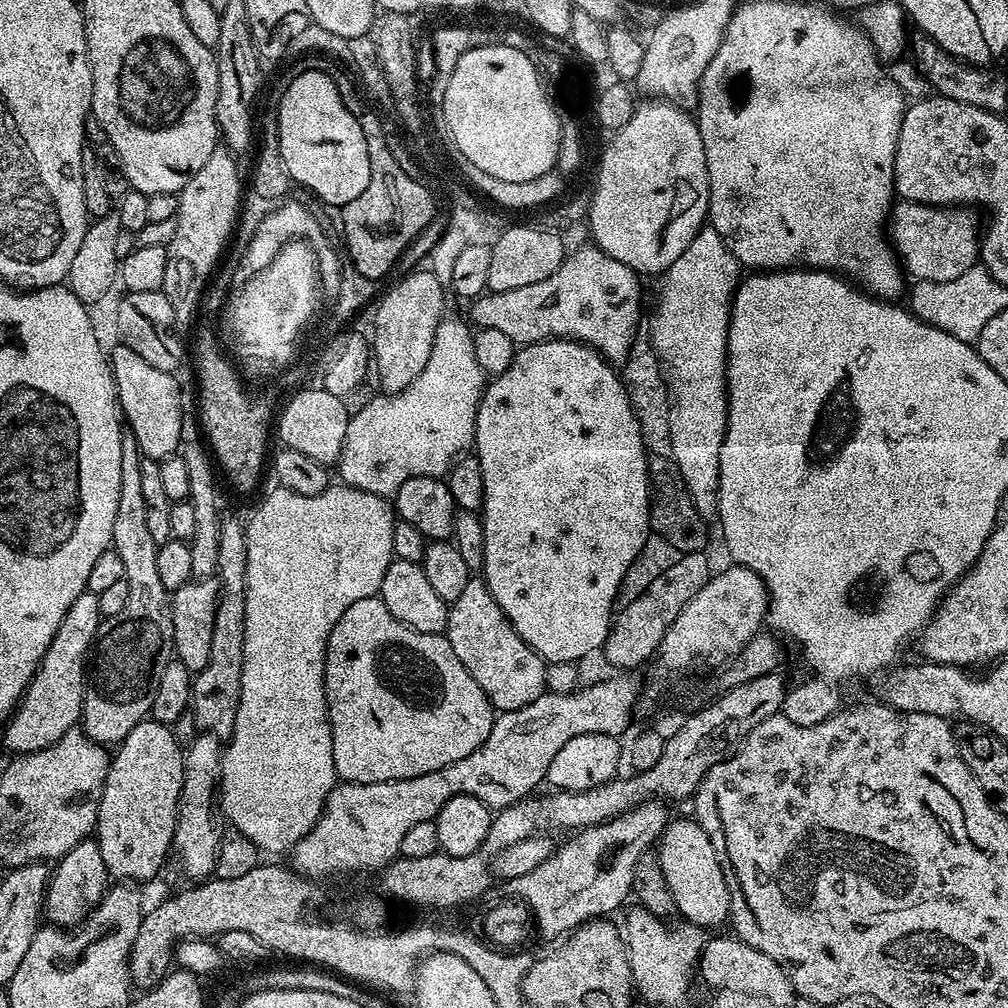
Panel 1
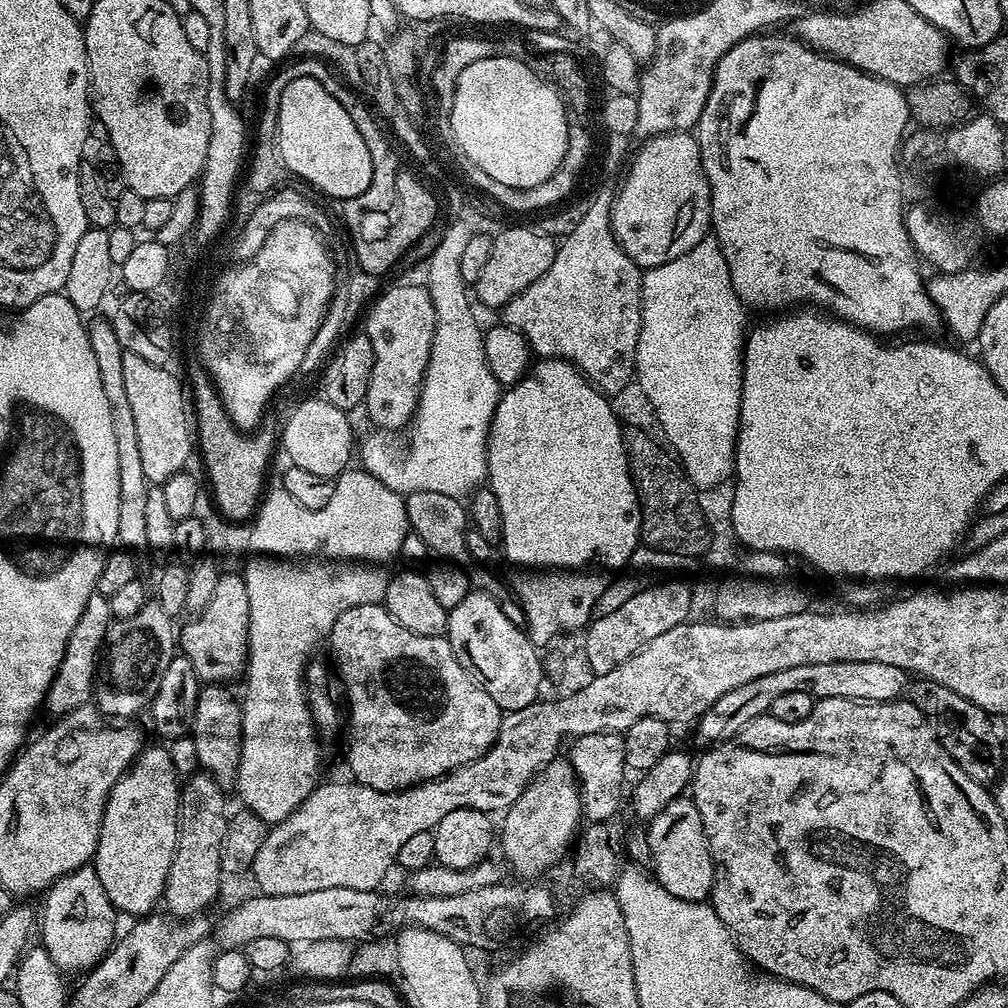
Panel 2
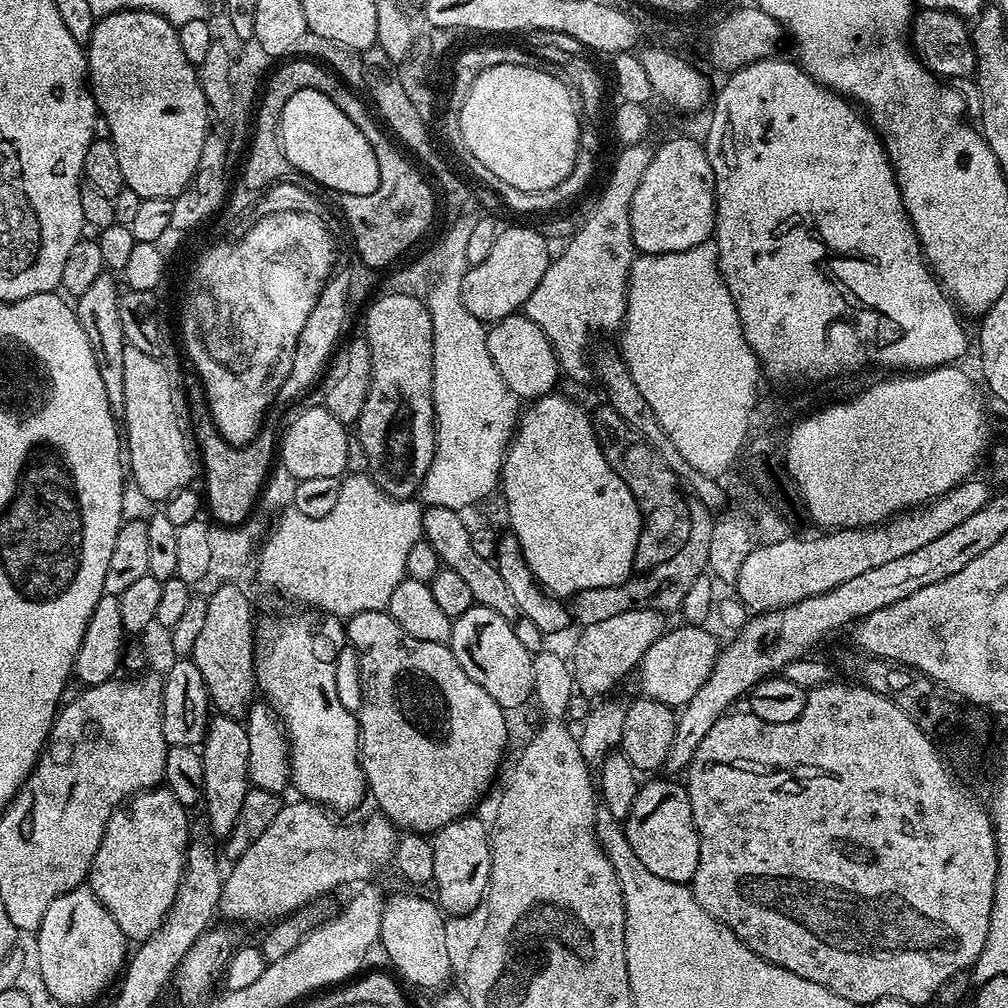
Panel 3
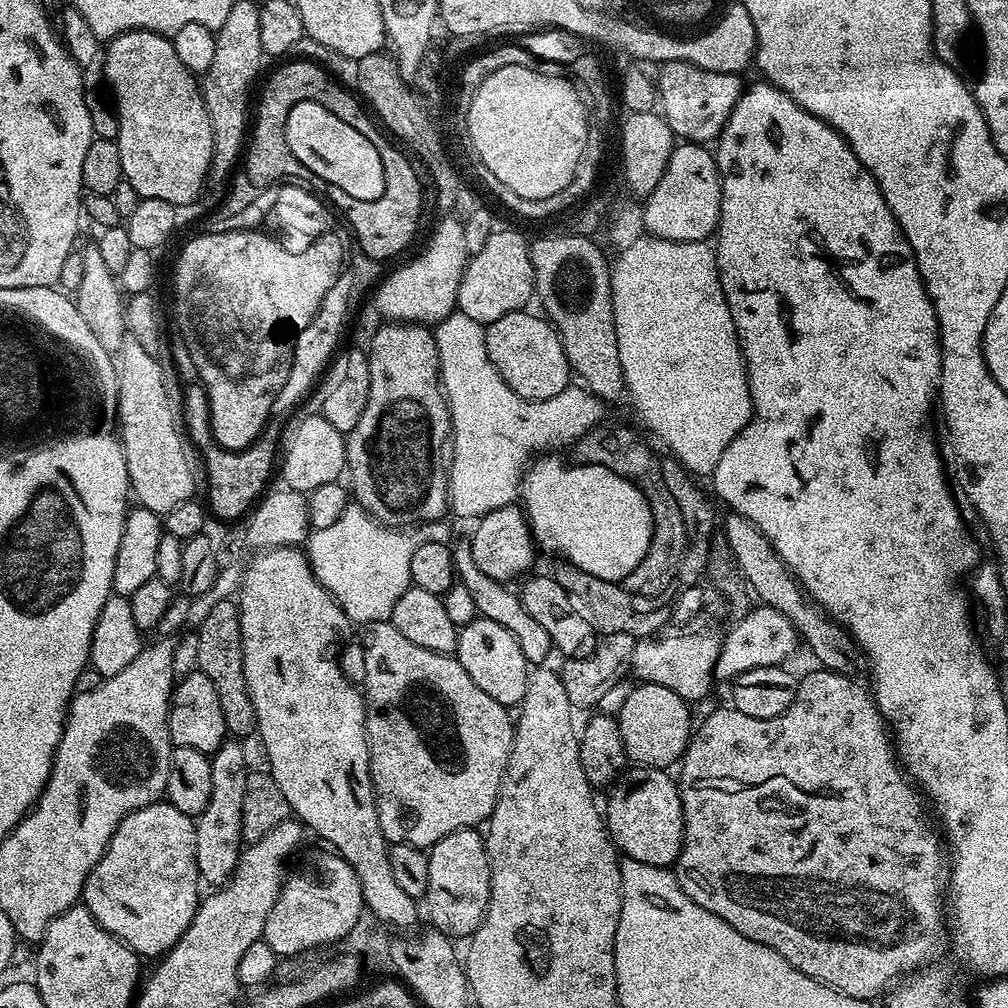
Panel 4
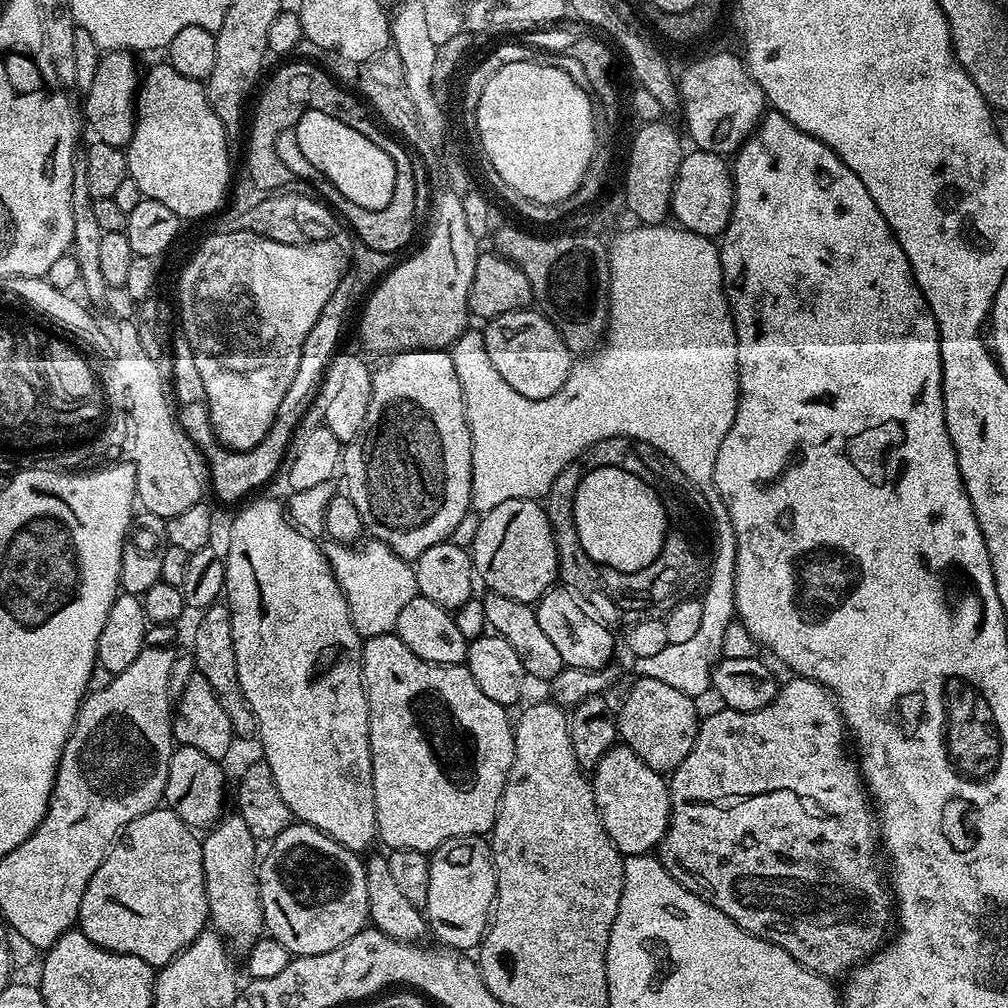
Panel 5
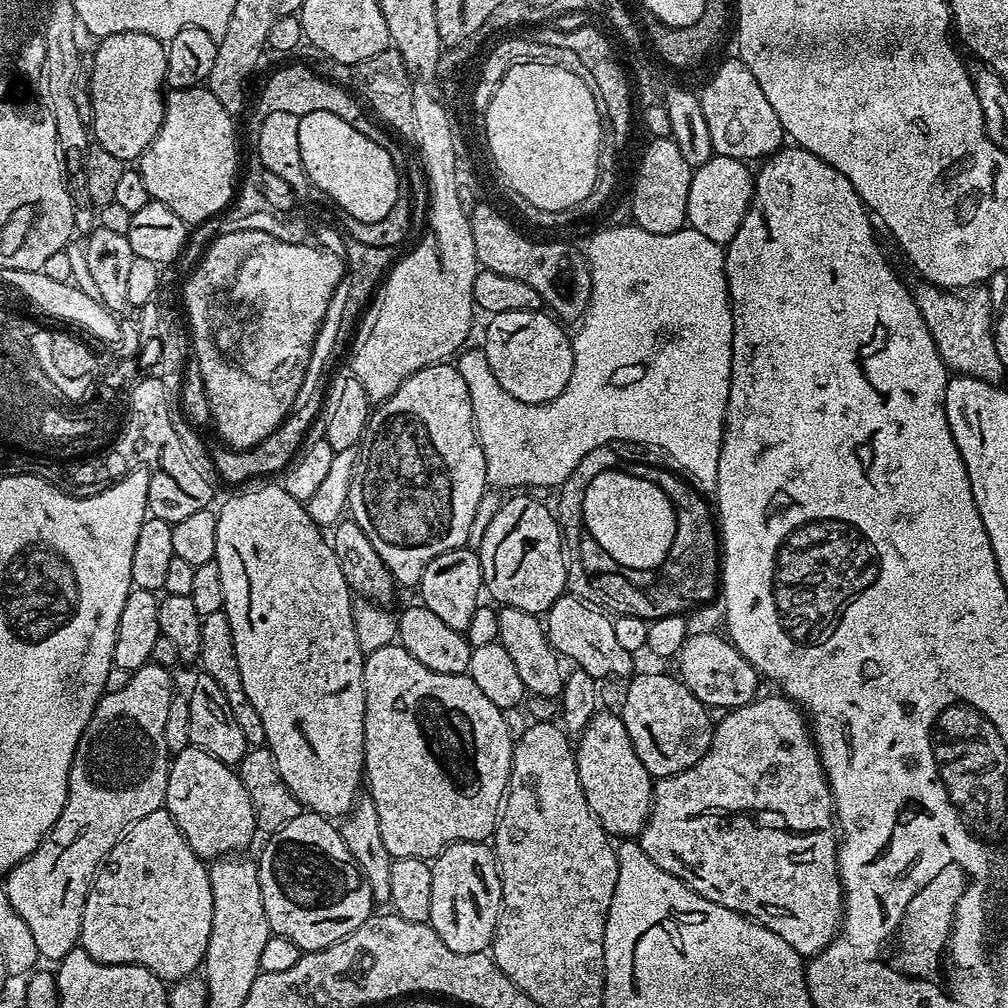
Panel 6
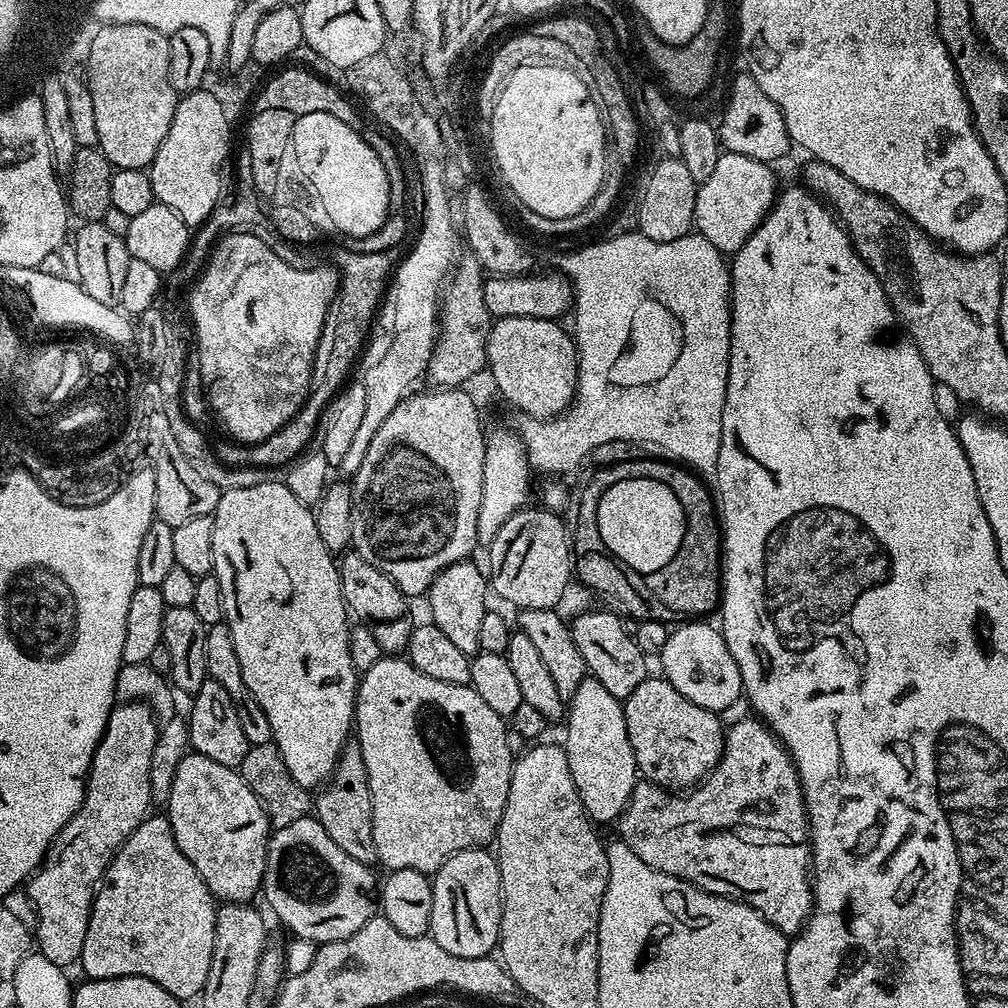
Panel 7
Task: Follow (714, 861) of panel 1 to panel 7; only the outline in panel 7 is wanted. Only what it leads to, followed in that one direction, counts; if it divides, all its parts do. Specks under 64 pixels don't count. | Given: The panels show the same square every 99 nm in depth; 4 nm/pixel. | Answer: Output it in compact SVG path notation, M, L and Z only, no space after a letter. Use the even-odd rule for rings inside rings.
M585 678L576 685L571 700L566 704L566 725L568 724L568 737L562 740L562 747L568 756L568 772L574 778L576 793L584 804L584 811L597 825L603 826L619 821L624 808L628 804L630 794L638 782L638 769L634 750L630 746L630 734L626 730L624 705L602 682Z

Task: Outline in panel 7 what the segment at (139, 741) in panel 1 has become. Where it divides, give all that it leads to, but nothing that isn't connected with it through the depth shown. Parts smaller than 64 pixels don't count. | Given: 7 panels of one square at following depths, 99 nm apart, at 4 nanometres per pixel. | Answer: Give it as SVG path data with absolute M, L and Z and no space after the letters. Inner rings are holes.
M149 815L147 820L140 823L138 830L134 830L134 834L130 834L128 841L119 848L116 857L111 860L108 869L100 877L96 895L92 898L92 913L90 914L90 922L86 926L86 942L82 942L82 954L78 961L79 967L84 967L85 973L83 975L90 980L141 976L142 978L150 978L150 982L158 982L158 986L162 986L162 990L166 990L181 1002L187 1002L191 996L192 999L199 997L204 990L204 983L210 970L210 962L214 958L214 926L216 925L217 907L218 904L212 895L212 891L208 889L206 882L202 882L198 870L194 870L194 866L190 866L190 858L186 858L186 854L182 854L182 850L178 850L178 842L174 842L174 834L167 815Z

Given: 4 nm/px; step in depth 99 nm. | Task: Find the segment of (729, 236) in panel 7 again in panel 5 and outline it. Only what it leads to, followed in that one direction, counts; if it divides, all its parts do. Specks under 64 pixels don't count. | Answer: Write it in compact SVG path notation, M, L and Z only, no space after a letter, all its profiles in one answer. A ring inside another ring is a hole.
M689 151L684 161L680 163L676 175L676 185L672 191L671 219L679 227L689 228L691 232L709 238L716 238L723 233L732 218L733 202L732 173L725 157L719 156L717 152Z

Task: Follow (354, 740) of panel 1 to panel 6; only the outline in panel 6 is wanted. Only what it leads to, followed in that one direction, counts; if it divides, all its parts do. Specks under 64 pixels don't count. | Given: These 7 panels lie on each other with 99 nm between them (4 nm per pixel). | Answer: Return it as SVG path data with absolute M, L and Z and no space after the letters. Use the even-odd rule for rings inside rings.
M399 642L382 646L378 650L367 653L364 658L364 770L366 788L370 793L374 806L378 806L378 826L382 826L382 842L386 842L386 850L395 859L418 858L419 860L435 861L436 857L451 844L460 840L484 842L496 831L496 821L500 819L502 805L508 791L508 779L512 769L512 749L514 732L508 729L505 713L478 686L474 686L472 677L467 674L438 674L434 670L426 670L414 654L405 650Z

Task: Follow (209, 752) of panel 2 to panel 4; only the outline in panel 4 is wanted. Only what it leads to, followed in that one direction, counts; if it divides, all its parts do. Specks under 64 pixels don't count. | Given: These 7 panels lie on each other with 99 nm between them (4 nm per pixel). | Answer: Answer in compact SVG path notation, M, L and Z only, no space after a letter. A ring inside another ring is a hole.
M229 738L210 759L210 802L206 802L206 810L195 817L196 825L196 865L200 871L200 879L205 885L219 886L232 876L238 866L242 851L242 798L246 798L246 782L250 775L248 756L239 739Z

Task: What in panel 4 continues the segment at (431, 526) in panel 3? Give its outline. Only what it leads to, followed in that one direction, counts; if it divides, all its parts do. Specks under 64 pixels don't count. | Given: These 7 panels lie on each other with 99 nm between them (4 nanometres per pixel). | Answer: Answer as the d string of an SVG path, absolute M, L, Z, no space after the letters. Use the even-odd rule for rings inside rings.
M464 542L458 546L455 545L452 548L452 561L456 567L458 582L462 586L466 586L466 590L470 590L470 594L474 598L477 613L485 620L498 622L498 626L506 626L506 630L510 630L510 634L514 634L514 642L518 642L518 647L527 658L529 665L543 665L547 661L544 659L550 654L553 655L552 639L550 634L546 634L546 629L526 611L526 606L522 606L519 595L513 589L511 592L508 589L511 587L507 583L490 578L490 574L478 570L478 562L474 562L472 557L471 543Z

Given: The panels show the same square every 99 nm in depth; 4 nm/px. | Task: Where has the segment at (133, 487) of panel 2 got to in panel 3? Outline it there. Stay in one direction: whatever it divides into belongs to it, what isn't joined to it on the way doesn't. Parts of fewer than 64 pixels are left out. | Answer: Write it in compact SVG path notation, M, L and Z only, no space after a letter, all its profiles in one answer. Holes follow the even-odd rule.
M108 274L97 277L87 287L86 292L75 301L74 311L90 342L90 350L94 350L94 362L98 362L98 374L101 375L102 386L106 389L106 402L114 414L120 414L124 411L126 398L126 369L124 355L122 355L126 341L122 334L122 322L118 318L120 296L111 278L113 279Z

